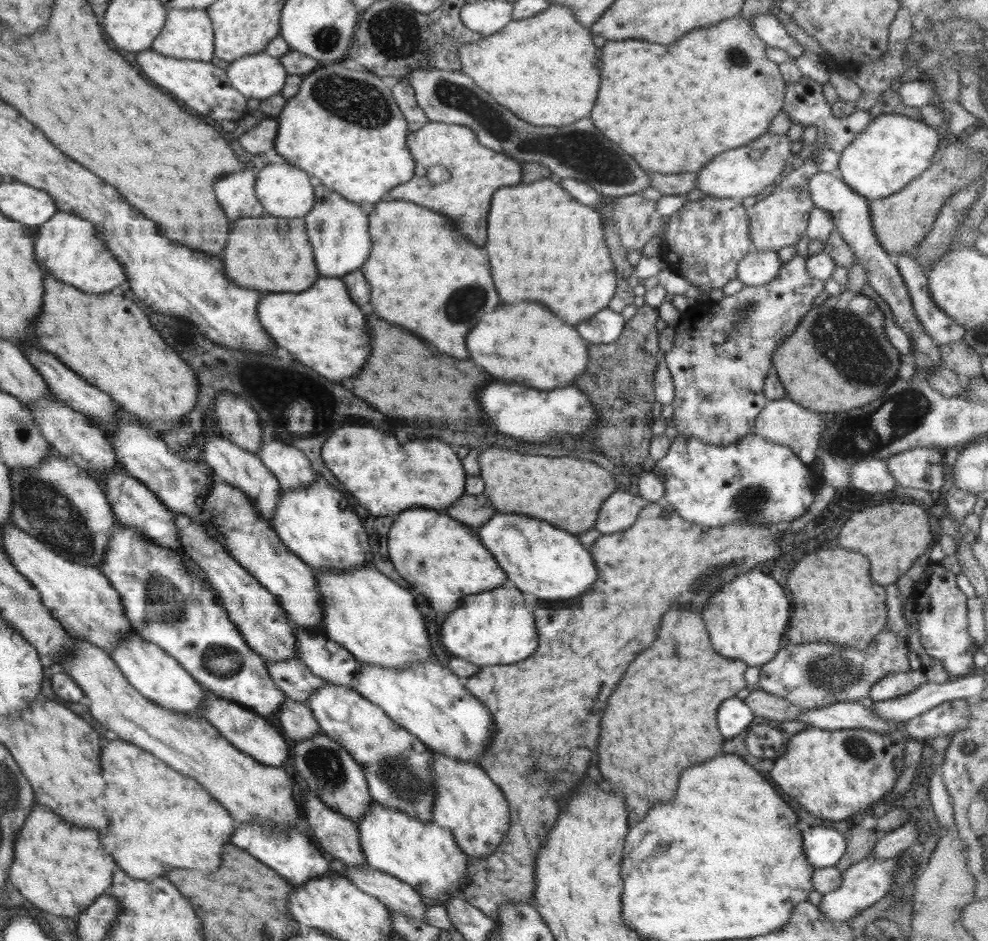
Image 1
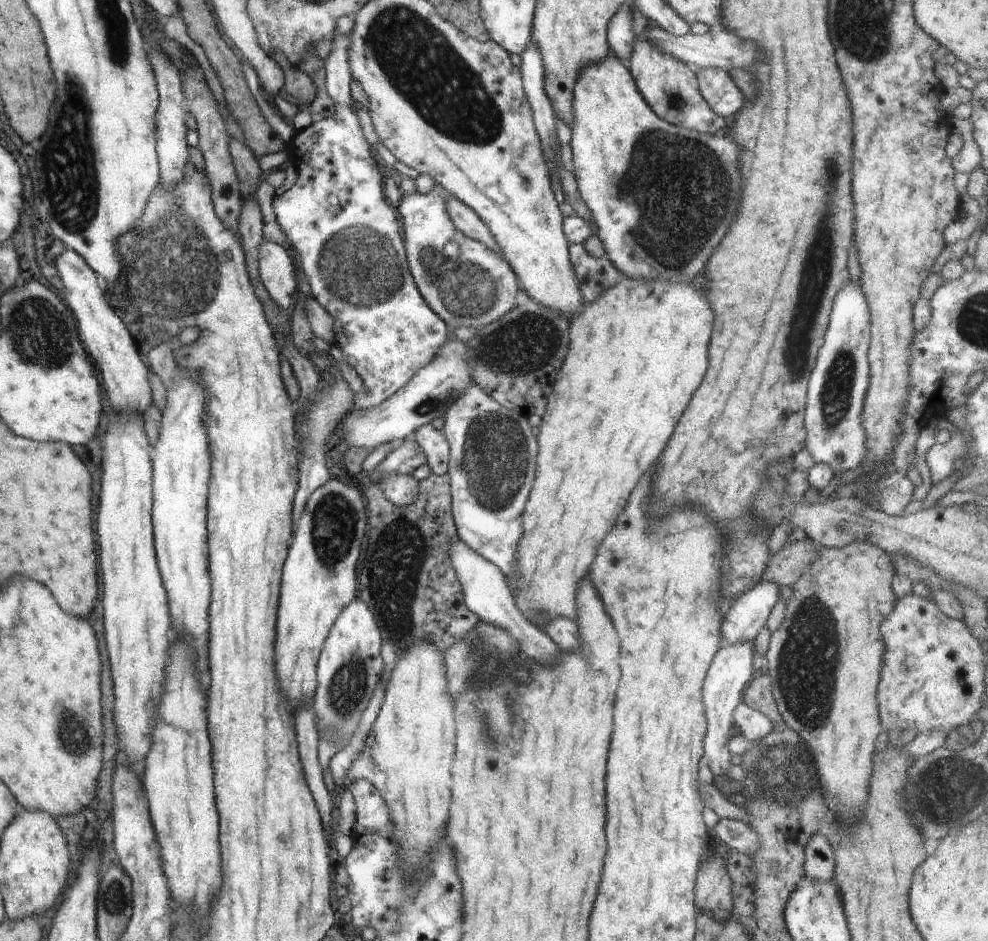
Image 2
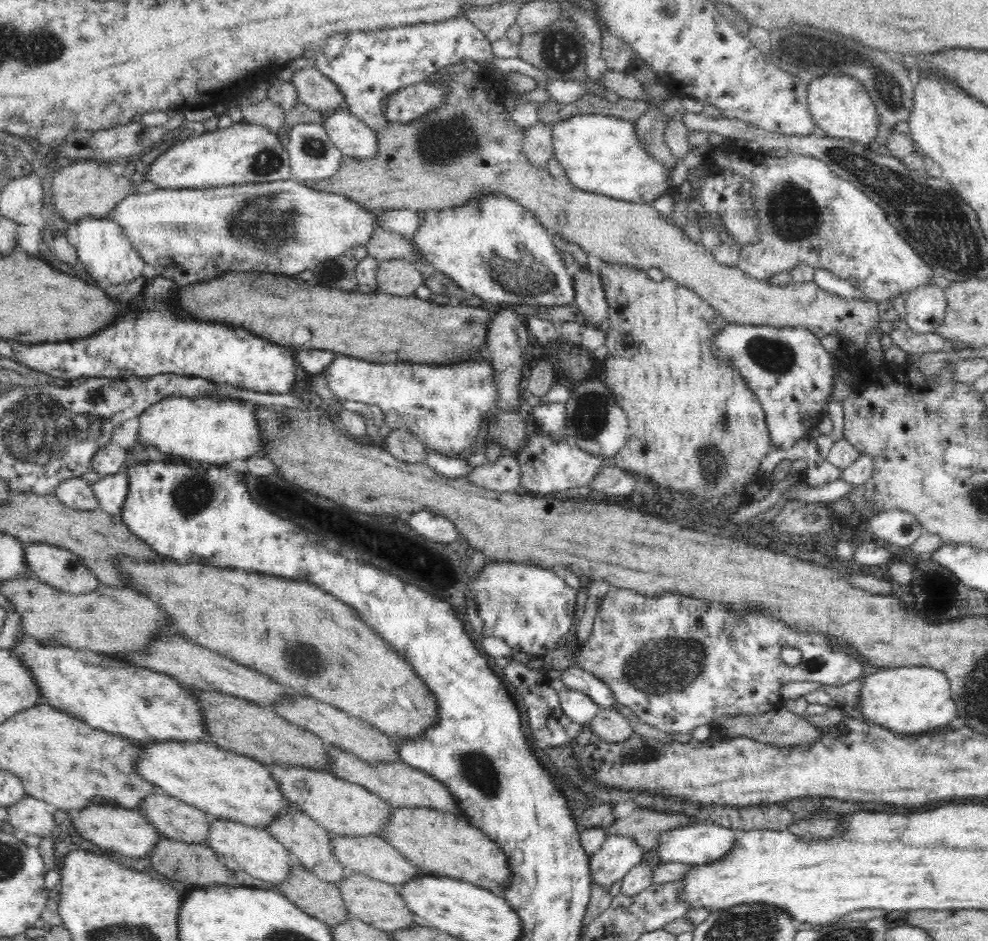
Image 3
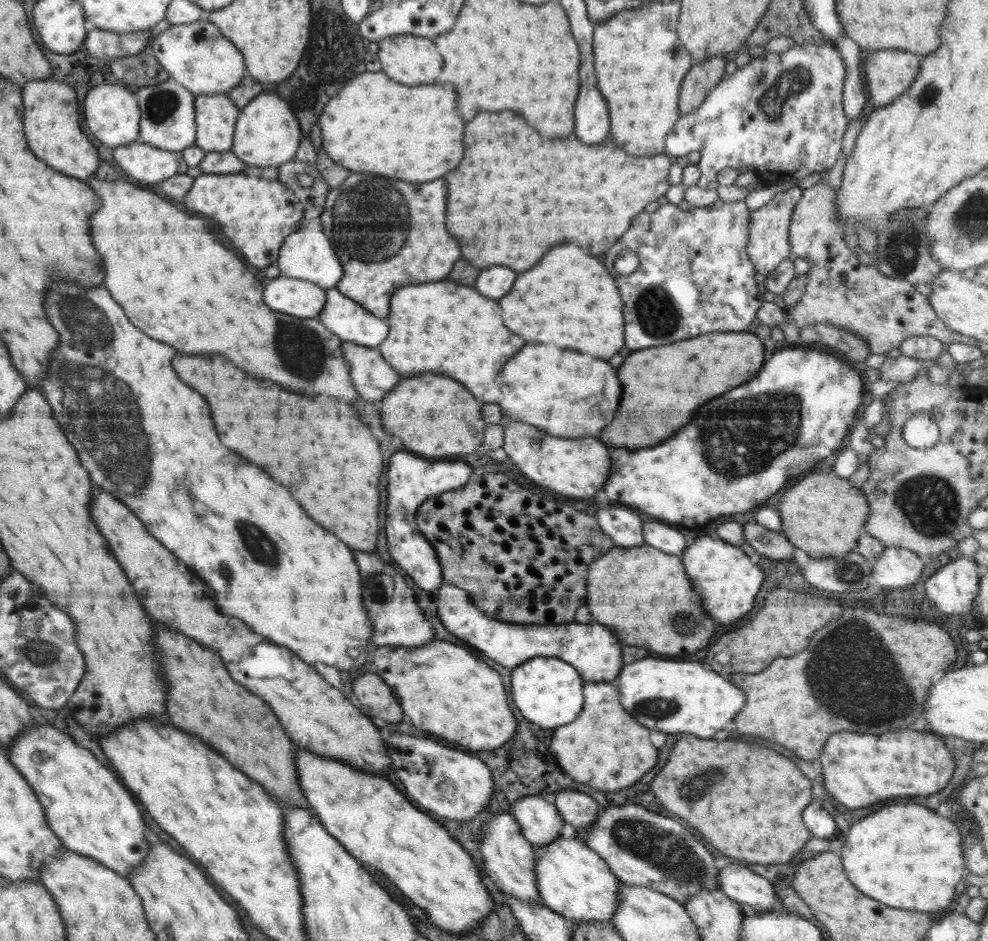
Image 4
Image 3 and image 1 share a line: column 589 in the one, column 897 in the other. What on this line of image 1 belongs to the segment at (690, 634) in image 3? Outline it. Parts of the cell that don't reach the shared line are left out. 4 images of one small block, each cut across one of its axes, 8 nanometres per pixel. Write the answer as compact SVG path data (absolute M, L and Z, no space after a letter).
M884 628L866 650L842 648L832 642L789 643L770 662L761 666L758 686L764 692L782 697L803 709L830 706L836 702L856 701L870 696L870 687L892 672L910 671L907 642L890 628Z

